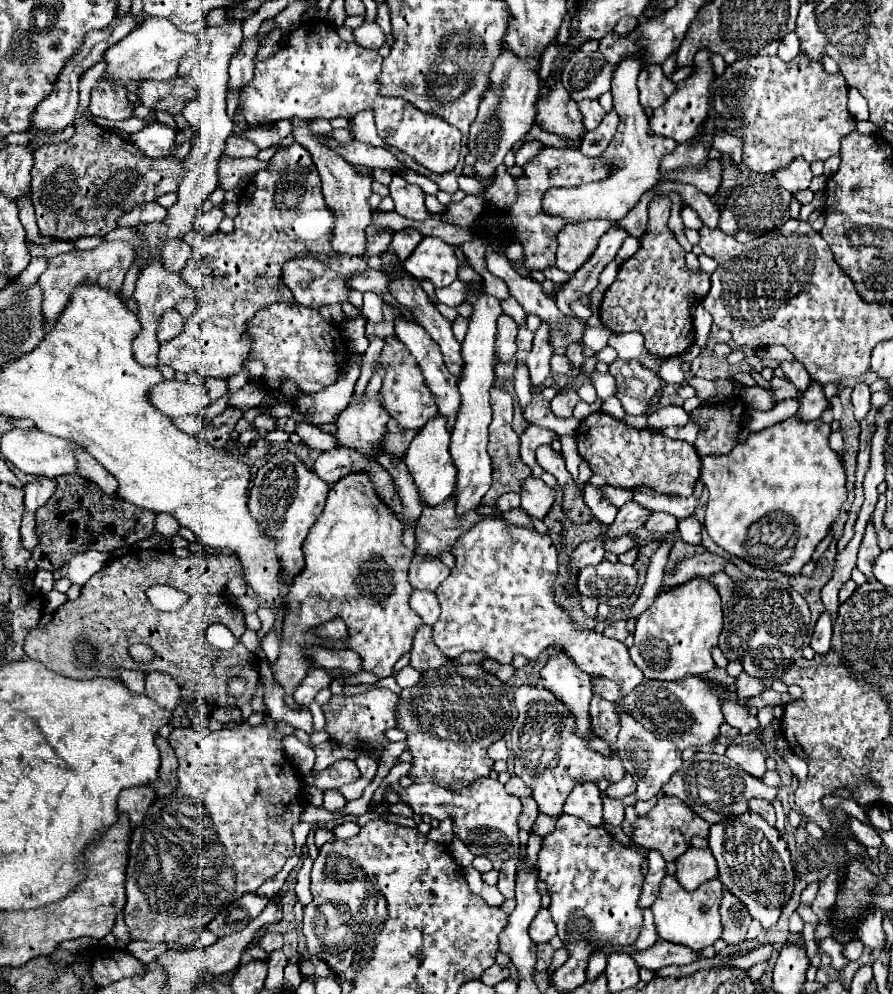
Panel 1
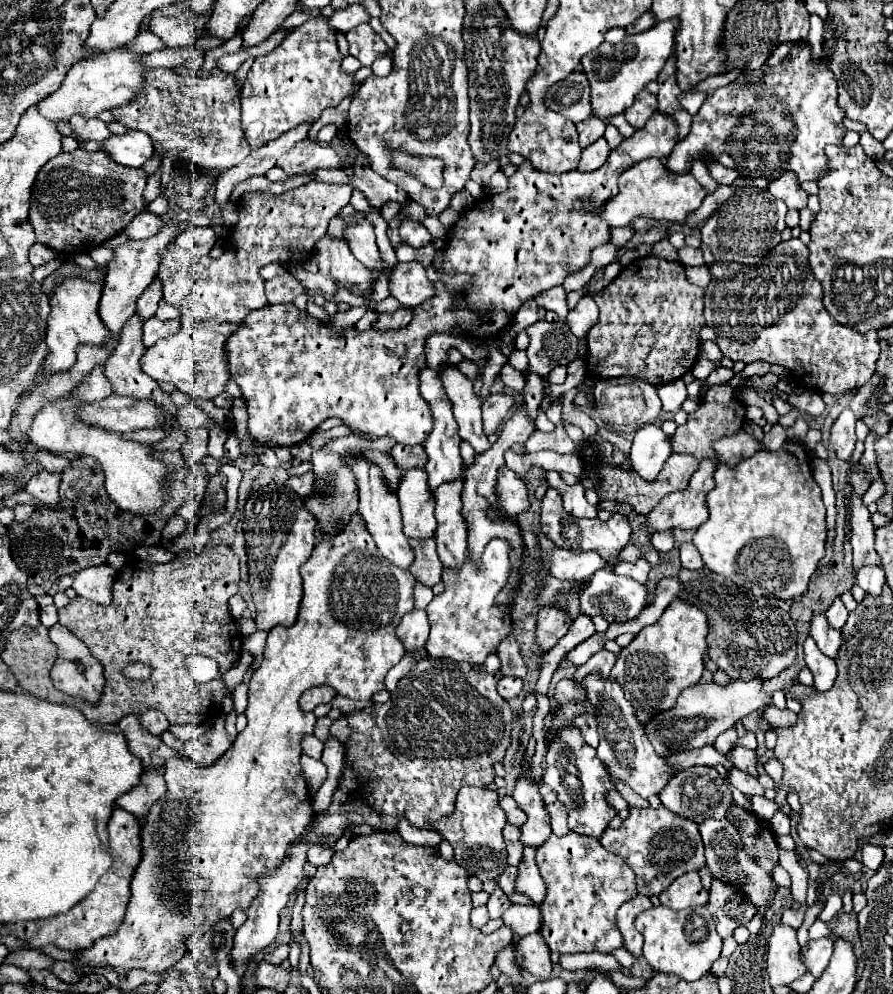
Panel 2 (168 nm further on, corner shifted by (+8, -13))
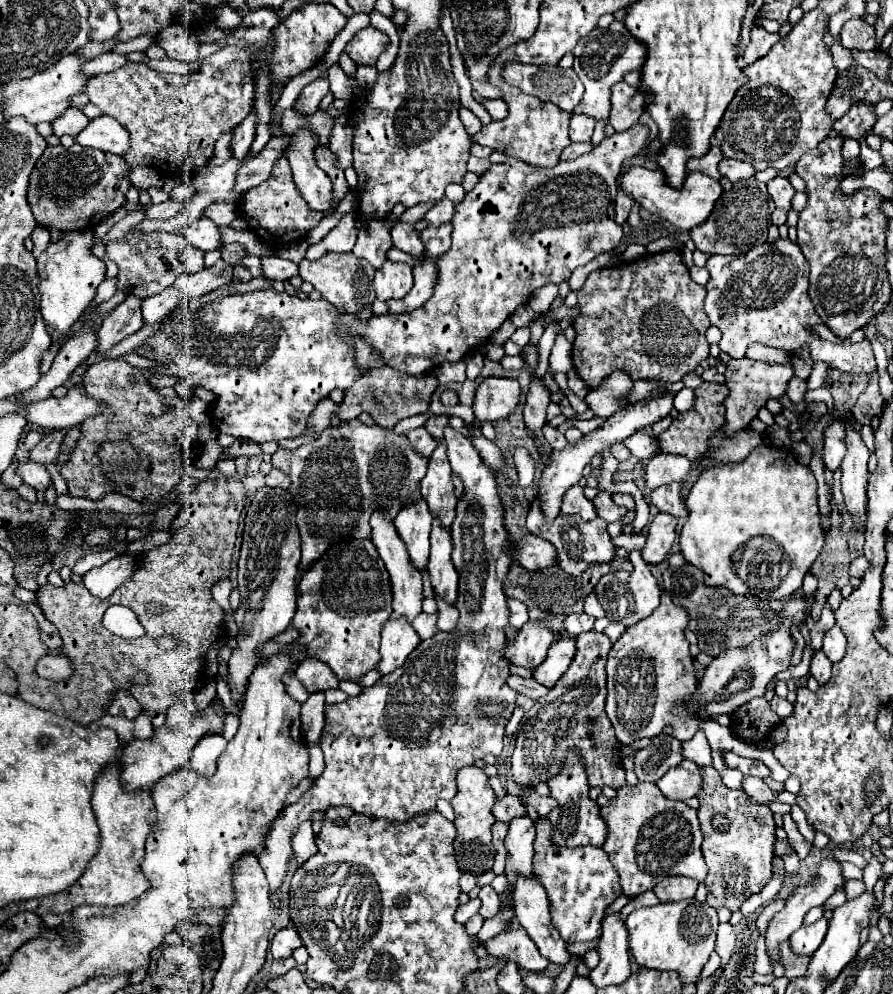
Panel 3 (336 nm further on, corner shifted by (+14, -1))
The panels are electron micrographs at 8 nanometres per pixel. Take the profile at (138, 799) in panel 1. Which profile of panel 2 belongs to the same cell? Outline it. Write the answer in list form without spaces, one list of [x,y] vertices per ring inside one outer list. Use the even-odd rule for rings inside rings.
[[[164,767],[144,769],[144,773],[140,775],[140,785],[136,785],[134,789],[130,789],[122,797],[118,797],[116,805],[126,809],[128,813],[136,815],[140,821],[144,821],[152,803],[156,803],[164,793],[166,793]]]

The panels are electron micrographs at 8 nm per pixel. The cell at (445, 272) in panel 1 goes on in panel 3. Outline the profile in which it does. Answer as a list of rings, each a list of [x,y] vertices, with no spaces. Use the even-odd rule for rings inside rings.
[[[384,261],[384,265],[376,271],[376,277],[374,277],[376,297],[382,301],[404,297],[412,289],[412,285],[414,285],[412,267],[404,263]]]

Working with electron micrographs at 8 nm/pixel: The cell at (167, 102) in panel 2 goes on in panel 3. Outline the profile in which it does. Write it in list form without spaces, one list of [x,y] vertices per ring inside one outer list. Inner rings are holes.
[[[228,45],[214,55],[206,57],[206,65],[188,75],[158,73],[146,63],[128,63],[116,71],[102,73],[88,81],[88,99],[102,109],[104,115],[120,121],[132,137],[132,149],[124,155],[130,165],[148,165],[164,171],[172,177],[190,177],[196,169],[204,167],[214,157],[214,143],[222,133],[234,131],[234,127],[246,117],[254,105],[254,77],[250,69],[250,57],[238,45]]]

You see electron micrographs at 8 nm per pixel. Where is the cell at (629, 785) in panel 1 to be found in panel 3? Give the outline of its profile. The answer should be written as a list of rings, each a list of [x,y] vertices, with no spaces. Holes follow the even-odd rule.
[[[566,749],[566,757],[560,765],[558,775],[548,779],[550,795],[558,801],[558,809],[552,811],[552,817],[548,817],[554,825],[554,841],[556,845],[568,845],[568,847],[580,847],[580,845],[596,845],[602,847],[606,837],[606,821],[600,815],[600,805],[588,797],[590,785],[586,777],[586,767],[582,763],[582,757],[578,749]]]

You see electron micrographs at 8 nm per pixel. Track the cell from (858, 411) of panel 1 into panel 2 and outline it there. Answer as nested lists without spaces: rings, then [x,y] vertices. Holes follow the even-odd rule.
[[[848,407],[842,411],[842,415],[832,425],[830,447],[842,461],[850,461],[850,457],[852,457],[854,443],[856,443],[854,425],[856,425],[856,417],[854,417],[852,409],[848,409]]]

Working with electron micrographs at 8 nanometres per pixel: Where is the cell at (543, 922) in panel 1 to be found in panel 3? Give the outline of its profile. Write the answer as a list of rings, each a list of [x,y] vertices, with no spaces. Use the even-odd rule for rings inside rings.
[[[522,927],[508,929],[492,937],[490,941],[486,941],[486,951],[504,963],[512,961],[518,967],[536,973],[544,971],[550,963],[546,957],[540,955],[536,945],[532,945],[532,939],[528,937],[528,933],[524,933]]]

